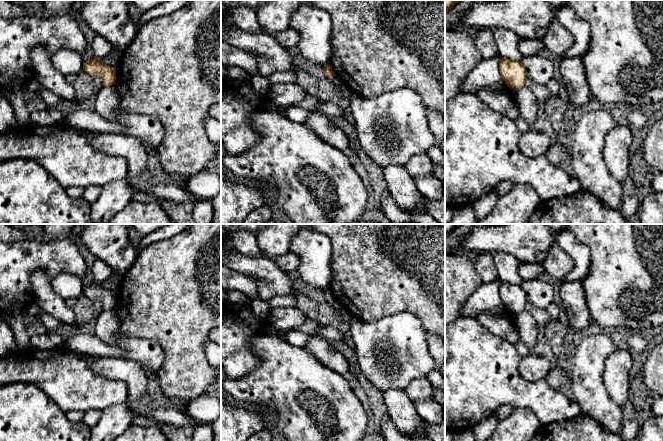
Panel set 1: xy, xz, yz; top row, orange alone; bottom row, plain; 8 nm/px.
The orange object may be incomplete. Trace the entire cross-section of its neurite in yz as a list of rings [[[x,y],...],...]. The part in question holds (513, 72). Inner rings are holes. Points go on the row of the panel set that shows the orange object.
[[[501,58],[500,75],[503,81],[514,91],[524,87],[527,71],[522,61]]]

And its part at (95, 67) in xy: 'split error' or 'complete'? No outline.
complete

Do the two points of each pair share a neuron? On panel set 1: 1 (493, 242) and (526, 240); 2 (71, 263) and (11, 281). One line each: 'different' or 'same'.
1: same
2: same

